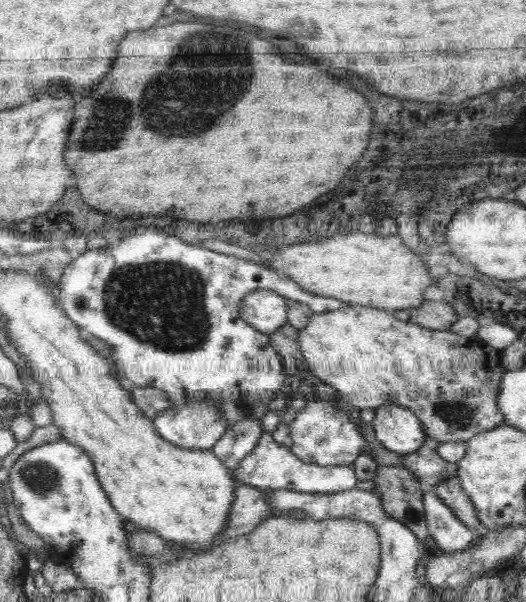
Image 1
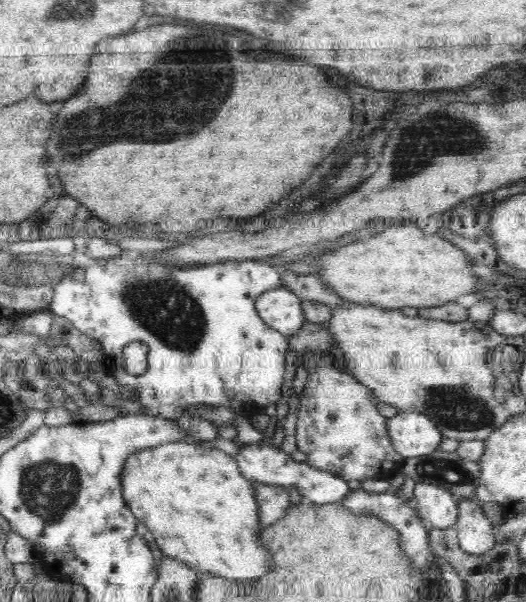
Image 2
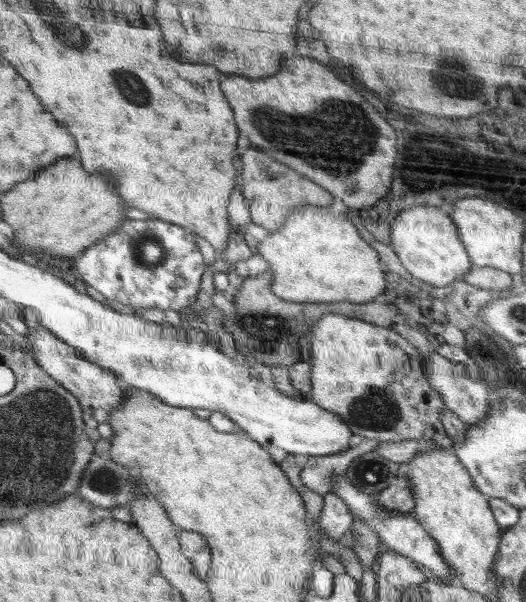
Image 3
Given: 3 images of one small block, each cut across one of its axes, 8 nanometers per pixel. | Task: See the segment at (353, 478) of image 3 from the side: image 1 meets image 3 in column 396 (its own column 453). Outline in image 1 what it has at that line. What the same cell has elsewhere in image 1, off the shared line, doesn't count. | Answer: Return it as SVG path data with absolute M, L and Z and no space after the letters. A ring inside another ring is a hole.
M427 436L416 452L410 452L408 456L402 455L401 464L412 471L420 482L435 485L446 479L456 479L456 463L437 455L439 443L435 438Z

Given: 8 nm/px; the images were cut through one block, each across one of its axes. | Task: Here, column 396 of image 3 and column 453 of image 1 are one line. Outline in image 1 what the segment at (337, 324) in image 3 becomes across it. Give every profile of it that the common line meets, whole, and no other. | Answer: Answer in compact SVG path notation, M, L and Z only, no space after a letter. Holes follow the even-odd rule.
M348 305L344 306L342 309L328 313L314 313L312 318L308 320L308 324L305 324L305 327L299 330L297 341L301 355L303 356L304 366L306 366L306 370L309 372L309 375L305 375L305 379L324 382L324 384L332 386L332 388L335 388L341 393L343 400L346 400L347 404L351 404L356 409L375 409L383 404L407 407L420 419L427 436L435 438L440 443L467 441L481 432L489 431L492 428L504 424L504 415L497 407L497 396L500 383L503 374L508 371L503 369L503 362L501 362L501 352L503 350L496 350L495 348L482 345L475 338L464 339L464 336L452 333L450 330L432 330L431 328L424 328L418 324L412 324L409 321L396 319L393 312L371 307Z

